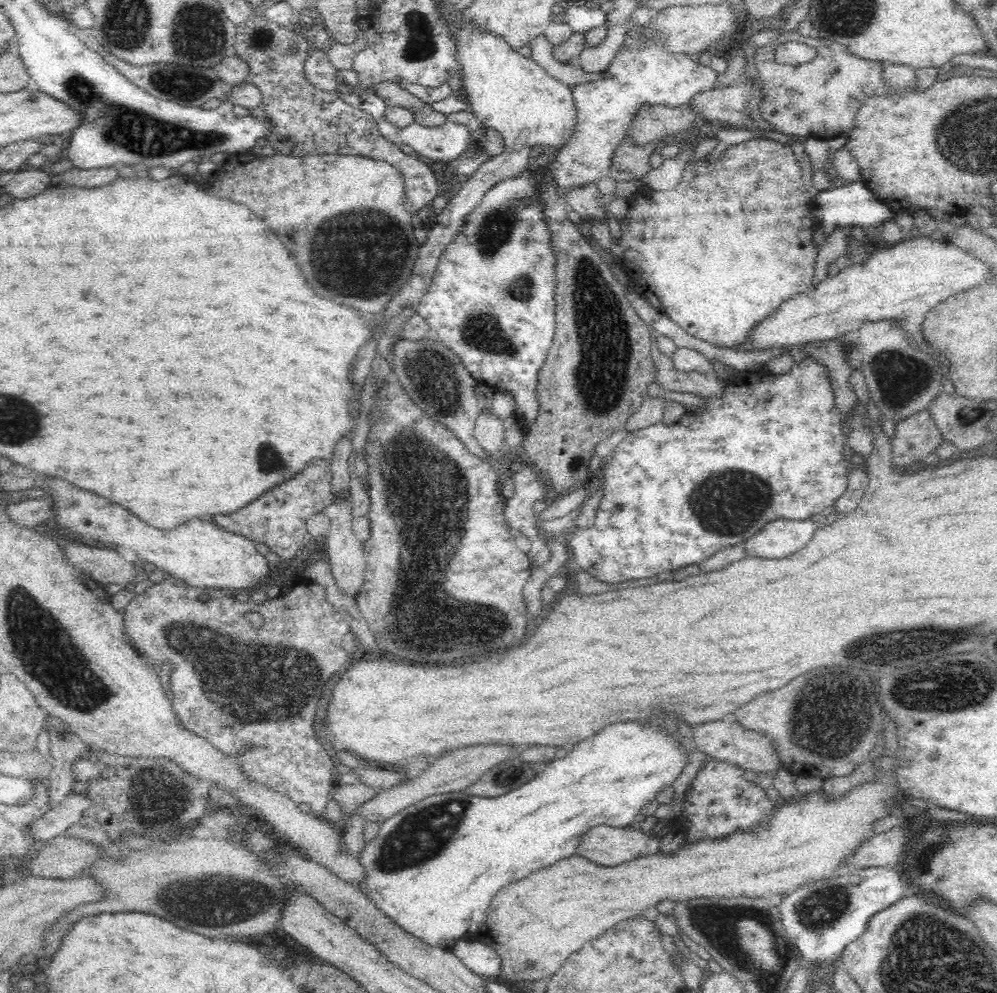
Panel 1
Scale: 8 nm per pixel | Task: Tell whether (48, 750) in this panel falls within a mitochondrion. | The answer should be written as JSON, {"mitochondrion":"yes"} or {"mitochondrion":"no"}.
{"mitochondrion":"no"}

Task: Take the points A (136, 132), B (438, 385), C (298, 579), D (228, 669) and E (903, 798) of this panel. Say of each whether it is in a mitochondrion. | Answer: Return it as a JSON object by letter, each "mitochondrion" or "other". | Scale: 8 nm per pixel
{"A":"mitochondrion","B":"mitochondrion","C":"other","D":"mitochondrion","E":"other"}

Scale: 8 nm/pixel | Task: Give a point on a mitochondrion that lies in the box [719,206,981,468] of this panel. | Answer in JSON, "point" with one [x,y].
{"point":[898,377]}

